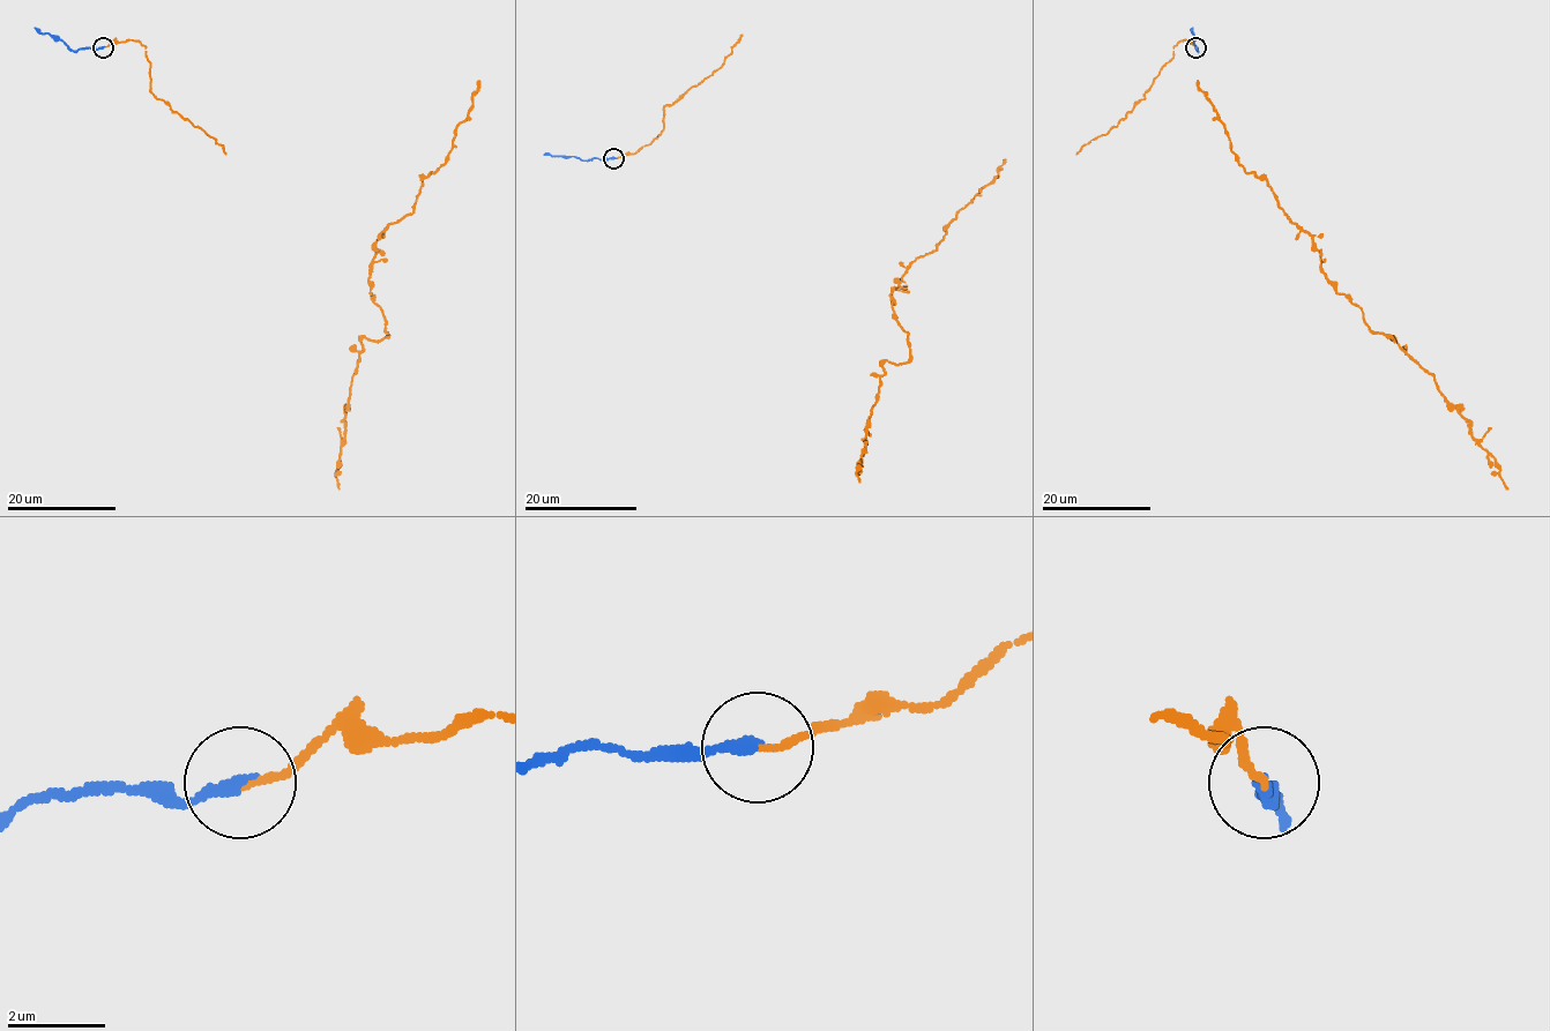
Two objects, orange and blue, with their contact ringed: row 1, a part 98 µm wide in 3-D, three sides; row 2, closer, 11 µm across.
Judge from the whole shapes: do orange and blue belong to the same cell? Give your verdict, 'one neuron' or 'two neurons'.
one neuron

